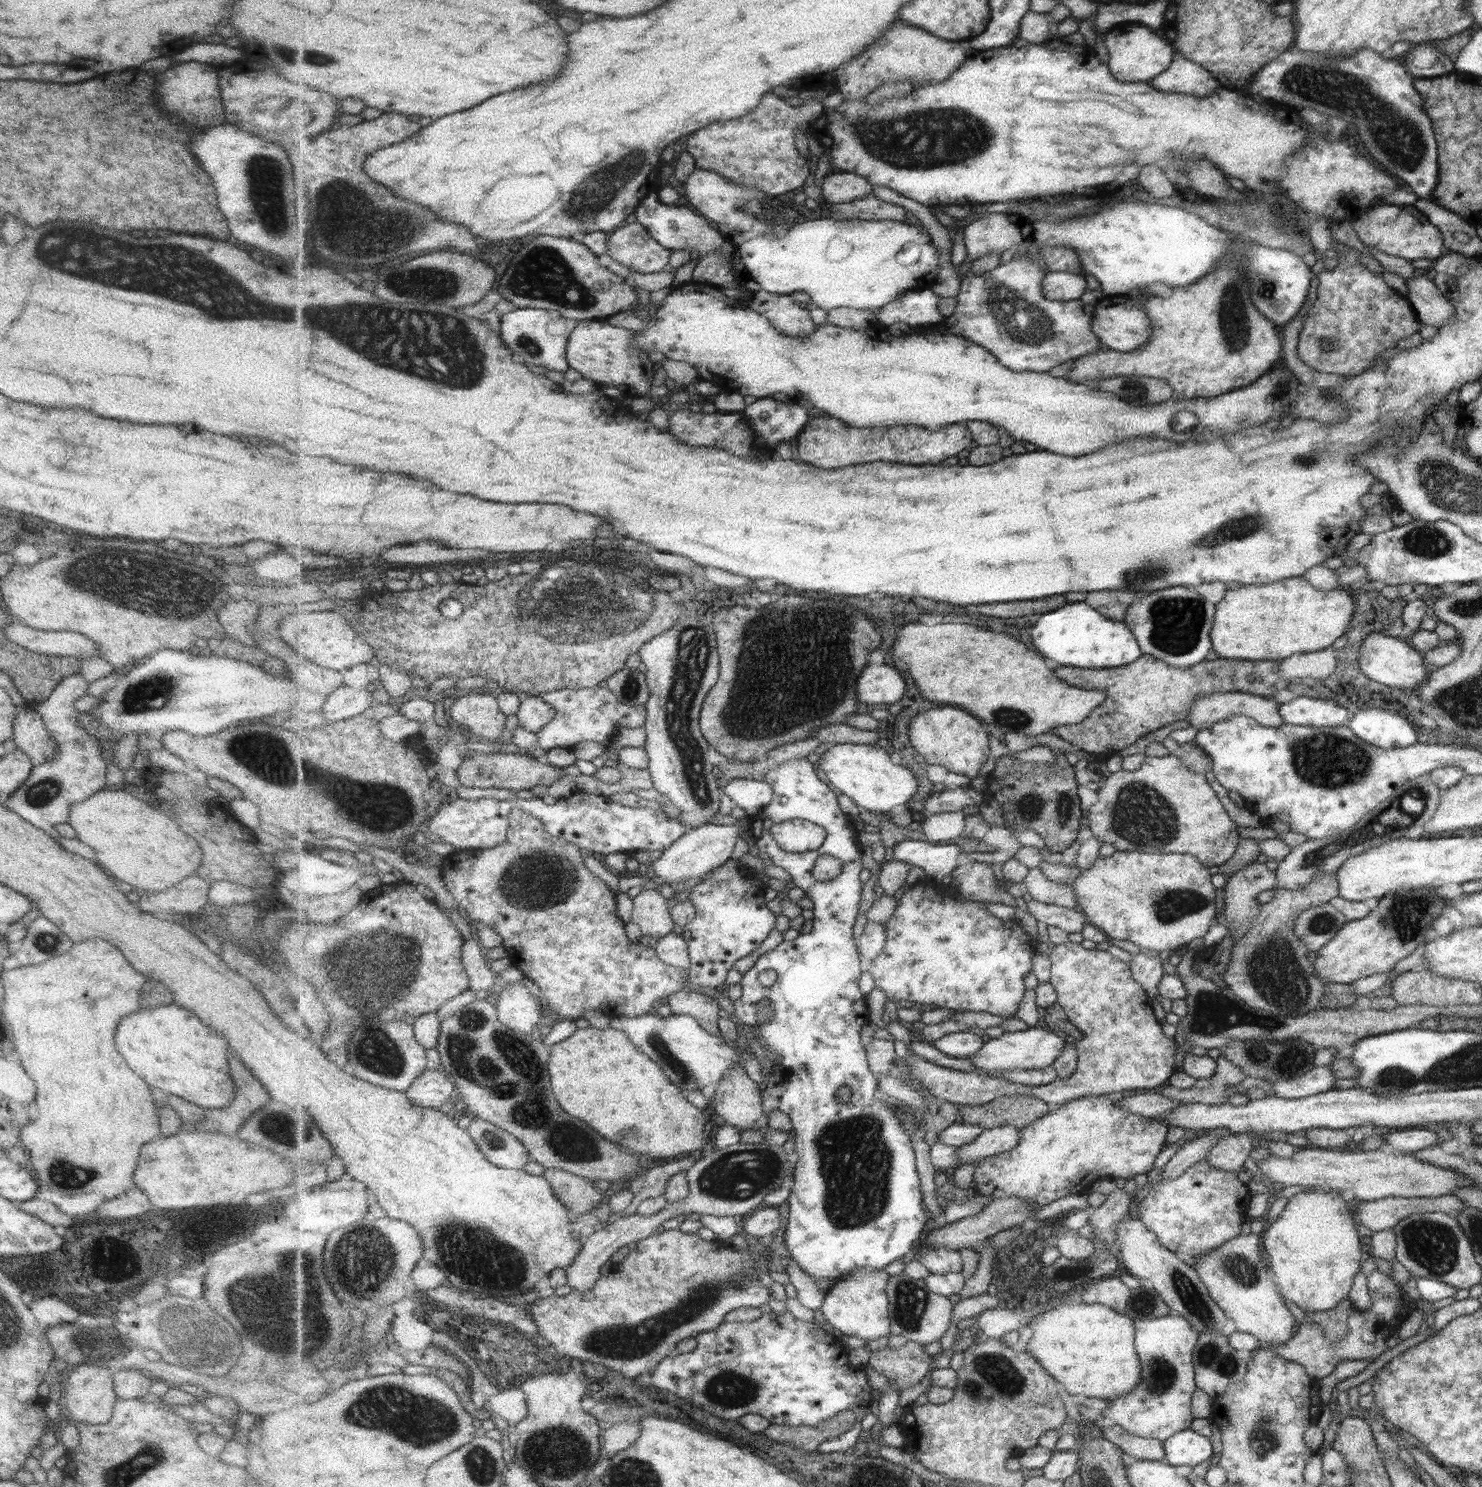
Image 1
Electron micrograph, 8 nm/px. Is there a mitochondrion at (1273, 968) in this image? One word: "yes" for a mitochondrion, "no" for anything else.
yes

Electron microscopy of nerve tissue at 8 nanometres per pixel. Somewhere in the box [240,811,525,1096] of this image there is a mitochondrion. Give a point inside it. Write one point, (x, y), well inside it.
(397, 961)

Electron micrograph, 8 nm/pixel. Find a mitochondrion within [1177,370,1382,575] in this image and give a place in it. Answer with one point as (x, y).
(1243, 526)

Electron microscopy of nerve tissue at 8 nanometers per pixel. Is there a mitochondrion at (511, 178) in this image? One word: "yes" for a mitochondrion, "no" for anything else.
no

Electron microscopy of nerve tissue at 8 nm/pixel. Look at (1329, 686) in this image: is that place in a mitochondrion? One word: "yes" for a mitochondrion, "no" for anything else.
no

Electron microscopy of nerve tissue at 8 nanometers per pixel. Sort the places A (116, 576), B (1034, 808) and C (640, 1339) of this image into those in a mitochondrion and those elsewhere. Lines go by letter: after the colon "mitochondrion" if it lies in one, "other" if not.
A: mitochondrion
B: mitochondrion
C: mitochondrion

